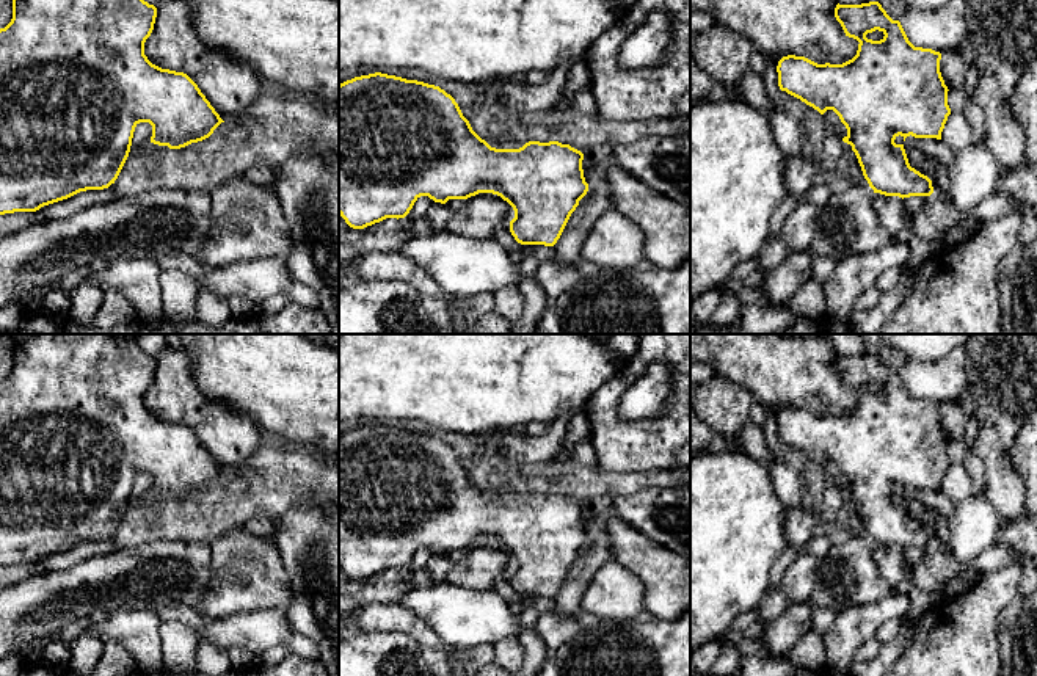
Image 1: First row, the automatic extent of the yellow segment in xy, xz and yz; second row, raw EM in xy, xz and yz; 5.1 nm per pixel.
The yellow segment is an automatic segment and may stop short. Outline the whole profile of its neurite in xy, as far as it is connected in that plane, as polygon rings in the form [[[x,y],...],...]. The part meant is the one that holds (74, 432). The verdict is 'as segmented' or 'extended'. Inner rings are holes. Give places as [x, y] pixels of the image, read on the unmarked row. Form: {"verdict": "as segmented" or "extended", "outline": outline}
{"verdict": "extended", "outline": [[[33,334],[13,350],[13,370],[0,380],[0,566],[36,563],[44,557],[67,551],[80,543],[108,540],[118,530],[140,474],[152,477],[151,502],[154,518],[168,500],[180,500],[209,489],[224,474],[198,436],[184,423],[162,420],[144,406],[144,394],[154,381],[157,359],[144,353],[132,334]]]}

